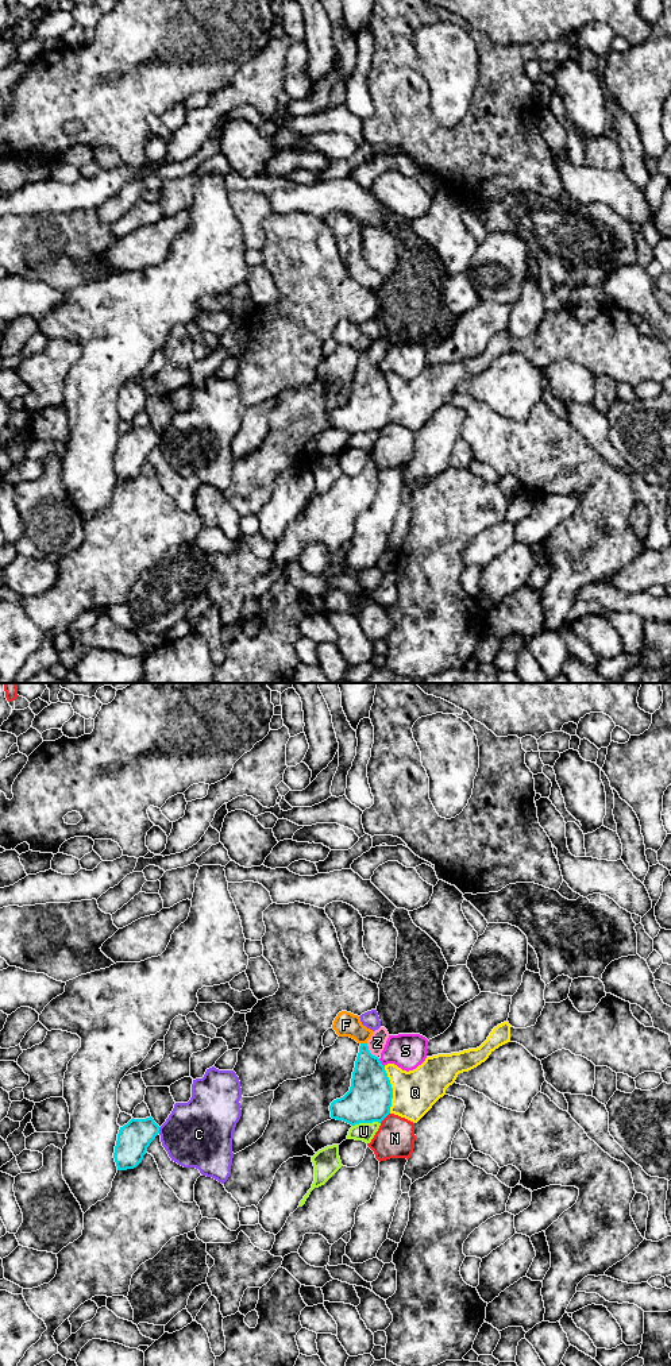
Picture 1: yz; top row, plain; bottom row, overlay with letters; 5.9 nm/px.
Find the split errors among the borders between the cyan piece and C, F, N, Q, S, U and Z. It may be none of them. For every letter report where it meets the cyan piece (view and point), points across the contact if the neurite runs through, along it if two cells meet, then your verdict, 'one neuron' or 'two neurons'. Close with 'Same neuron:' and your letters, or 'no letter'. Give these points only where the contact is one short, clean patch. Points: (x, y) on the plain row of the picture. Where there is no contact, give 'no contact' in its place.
C: meets cyan in yz at (158, 439); two neurons
F: meets cyan in yz at (363, 352); border along yz (361, 351), (366, 352); two neurons
N: meets cyan in yz at (384, 427); two neurons
Q: meets cyan in yz at (392, 398); two neurons
S: meets cyan in yz at (380, 371); two neurons
U: meets cyan in yz at (366, 431); two neurons
Z: meets cyan in yz at (369, 361); runs through yz (370, 402), (369, 361), (377, 351); one neuron
Same neuron: Z

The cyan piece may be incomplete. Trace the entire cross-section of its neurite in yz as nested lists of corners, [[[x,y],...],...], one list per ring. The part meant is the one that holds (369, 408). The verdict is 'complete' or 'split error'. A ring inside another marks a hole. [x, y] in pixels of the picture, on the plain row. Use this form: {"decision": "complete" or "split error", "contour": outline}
{"decision": "split error", "contour": [[[379,336],[366,352],[360,352],[350,400],[329,414],[332,428],[355,435],[381,432],[390,422],[393,397],[378,367],[387,347],[387,339]]]}

